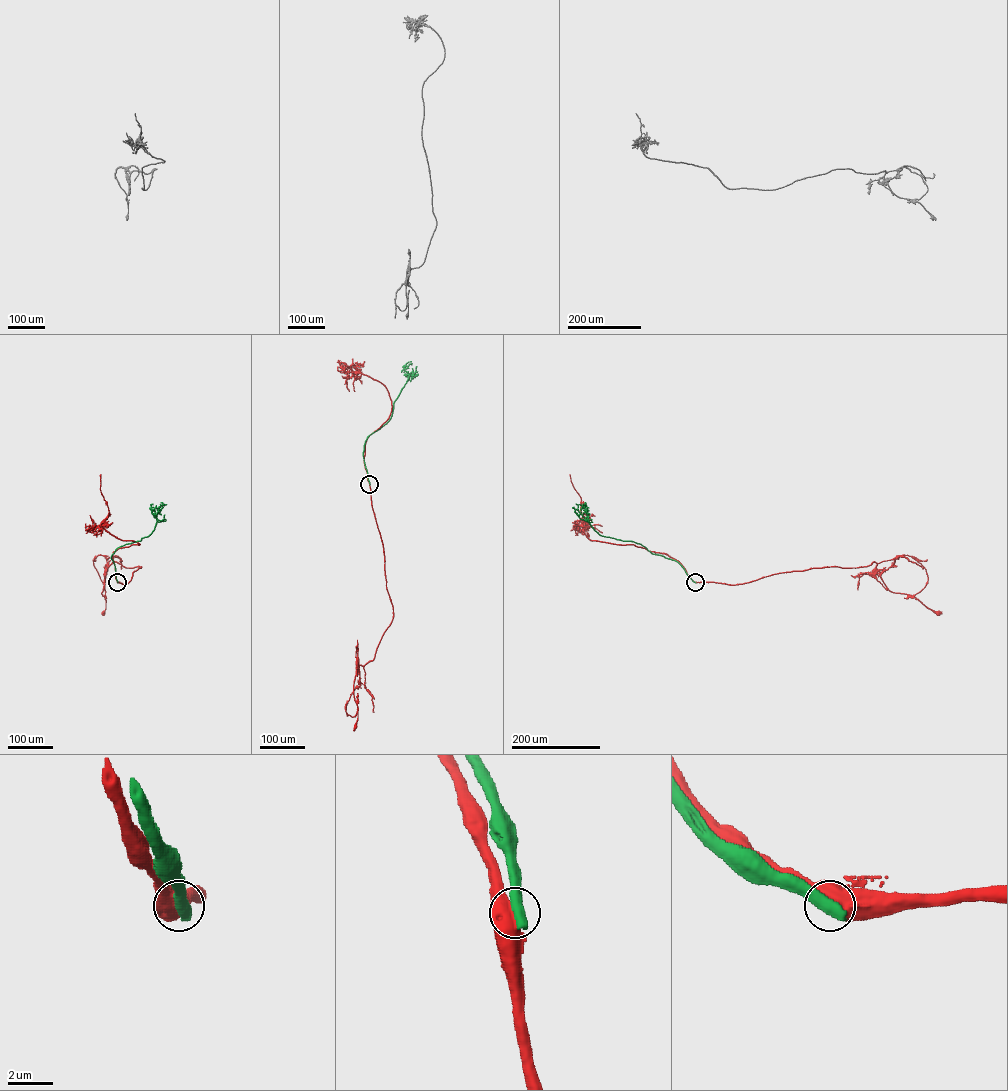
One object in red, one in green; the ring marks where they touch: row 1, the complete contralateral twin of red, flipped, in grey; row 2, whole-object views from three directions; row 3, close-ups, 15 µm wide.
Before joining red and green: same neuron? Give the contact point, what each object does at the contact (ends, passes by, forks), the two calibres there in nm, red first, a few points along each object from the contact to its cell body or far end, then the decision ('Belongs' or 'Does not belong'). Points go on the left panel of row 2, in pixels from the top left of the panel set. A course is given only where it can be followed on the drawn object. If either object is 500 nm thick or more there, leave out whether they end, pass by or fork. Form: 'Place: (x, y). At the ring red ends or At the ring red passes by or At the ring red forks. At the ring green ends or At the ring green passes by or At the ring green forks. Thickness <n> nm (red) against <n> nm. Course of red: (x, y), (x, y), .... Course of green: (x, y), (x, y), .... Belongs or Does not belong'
Place: (117, 582). Thickness 650 nm (red) against 650 nm. Course of red: (118, 582), (127, 584), (141, 567), (126, 568), (115, 562), (108, 567), (101, 592), (106, 600), (103, 613). Course of green: (118, 582), (111, 556), (119, 547), (140, 541), (151, 533), (157, 521), (152, 511), (159, 507). Does not belong

